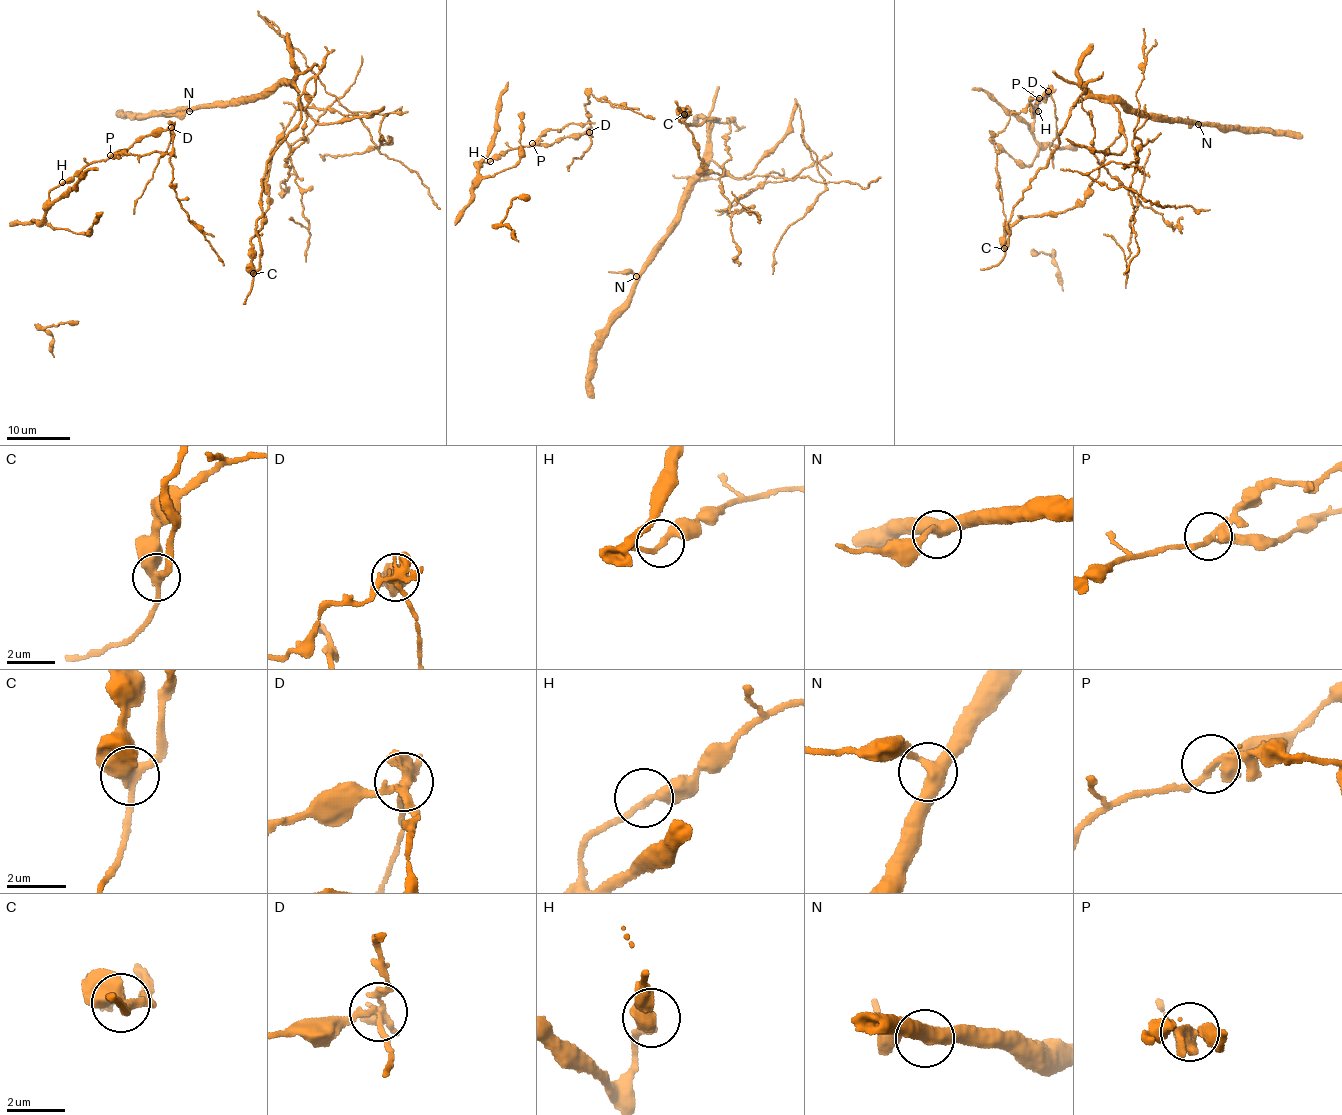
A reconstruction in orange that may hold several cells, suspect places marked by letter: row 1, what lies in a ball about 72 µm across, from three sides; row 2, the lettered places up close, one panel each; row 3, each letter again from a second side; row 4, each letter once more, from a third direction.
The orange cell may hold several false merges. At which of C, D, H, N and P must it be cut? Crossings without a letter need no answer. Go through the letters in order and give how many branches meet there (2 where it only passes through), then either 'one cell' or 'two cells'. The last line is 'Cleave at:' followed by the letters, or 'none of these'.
C: branches 3; two cells
D: branches 4; two cells
H: branches 2; one cell
N: branches 3; one cell
P: branches 3; two cells
Cleave at: C, D, P

